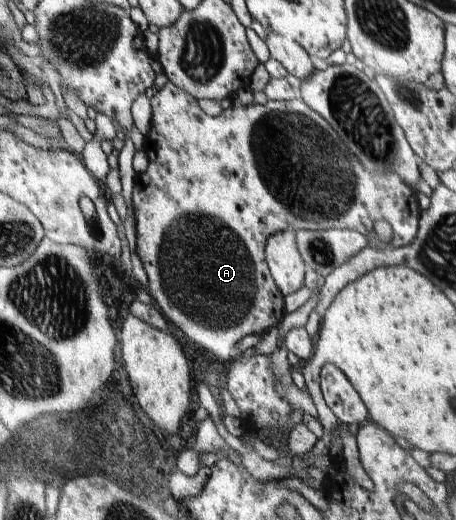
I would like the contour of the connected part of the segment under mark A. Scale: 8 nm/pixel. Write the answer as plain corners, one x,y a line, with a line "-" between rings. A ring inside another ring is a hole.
169,81
159,88
151,98
153,123
149,133
144,136
143,150
149,159
149,167
136,178
134,187
134,207
136,208
137,255
148,276
149,293
157,305
174,325
179,327
191,341
199,347
216,355
218,359
230,363
237,356
239,341
250,333
263,335
268,329
279,326
287,315
285,312
285,295
276,284
266,259
268,239
281,230
328,230
331,228
349,228
361,235
373,235
373,223
386,221
391,227
391,244
404,246
416,237
419,227
420,212
416,192
406,184
394,171
385,170
383,174
368,172
363,164
353,157
353,153
340,135
327,123
327,120
299,95
294,100
268,100
266,104
250,106
232,105
222,110
216,117
207,115
197,98
186,89
177,87

